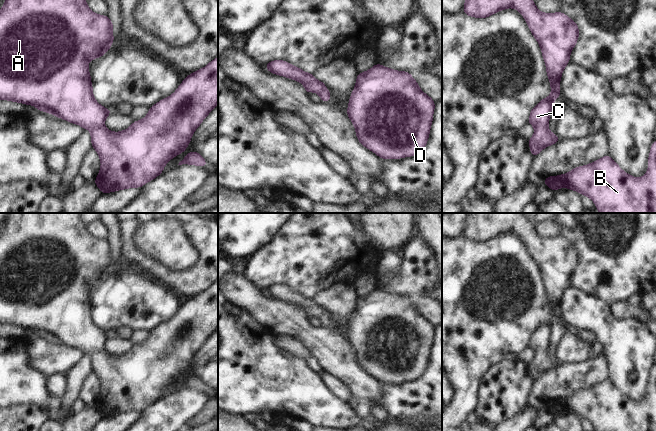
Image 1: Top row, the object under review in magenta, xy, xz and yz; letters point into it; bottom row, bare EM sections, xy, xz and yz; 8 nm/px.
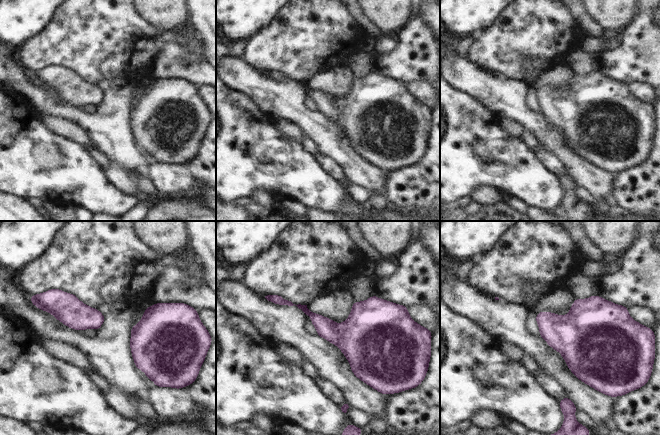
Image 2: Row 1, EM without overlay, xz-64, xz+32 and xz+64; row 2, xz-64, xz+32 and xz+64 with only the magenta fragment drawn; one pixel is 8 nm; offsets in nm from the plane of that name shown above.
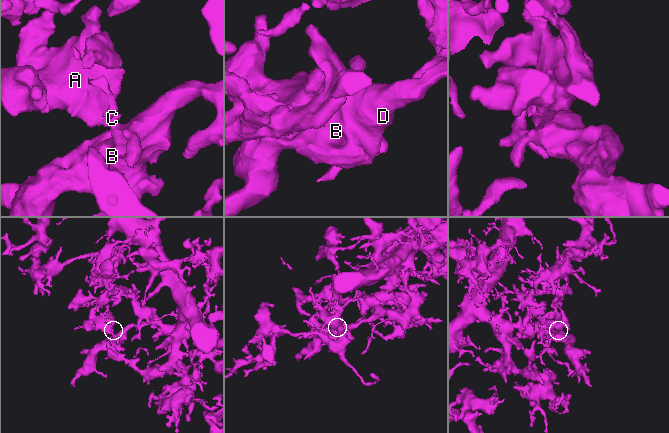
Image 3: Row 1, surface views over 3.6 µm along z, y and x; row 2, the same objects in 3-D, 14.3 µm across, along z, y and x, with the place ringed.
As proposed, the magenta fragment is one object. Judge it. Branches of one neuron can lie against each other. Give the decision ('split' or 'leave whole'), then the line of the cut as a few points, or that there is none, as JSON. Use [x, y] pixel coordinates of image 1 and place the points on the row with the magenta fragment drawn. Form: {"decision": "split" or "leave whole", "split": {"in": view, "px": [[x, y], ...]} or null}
{"decision": "leave whole", "split": null}

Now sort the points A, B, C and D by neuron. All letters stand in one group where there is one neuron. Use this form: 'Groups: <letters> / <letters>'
Groups: A B C D.

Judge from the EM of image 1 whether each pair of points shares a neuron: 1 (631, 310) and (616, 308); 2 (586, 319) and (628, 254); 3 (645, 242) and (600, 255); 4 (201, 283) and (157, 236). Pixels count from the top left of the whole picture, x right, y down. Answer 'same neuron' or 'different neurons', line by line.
1: same neuron
2: different neurons
3: same neuron
4: different neurons

